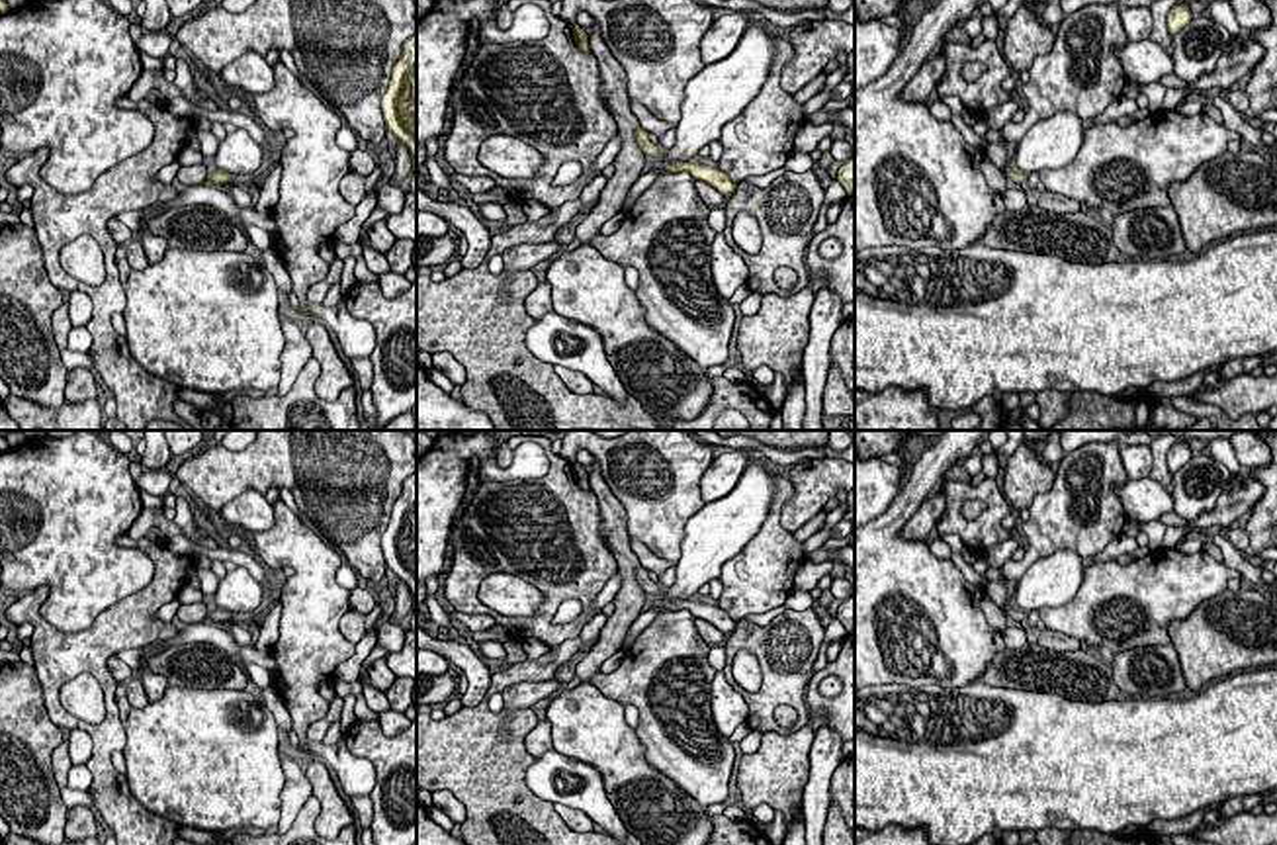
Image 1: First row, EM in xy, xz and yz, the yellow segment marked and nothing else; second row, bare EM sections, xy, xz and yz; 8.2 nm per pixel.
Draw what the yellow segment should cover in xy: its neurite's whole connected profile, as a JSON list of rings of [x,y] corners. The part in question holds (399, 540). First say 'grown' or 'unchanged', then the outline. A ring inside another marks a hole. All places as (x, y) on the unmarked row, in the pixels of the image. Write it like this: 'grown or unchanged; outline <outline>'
unchanged; outline [[[417,473],[409,475],[401,485],[381,546],[385,567],[411,591],[411,630],[417,634]]]

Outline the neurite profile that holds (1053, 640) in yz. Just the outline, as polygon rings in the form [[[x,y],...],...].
[[[1044,628],[1040,630],[1038,645],[1060,653],[1060,651],[1078,651],[1081,644],[1079,640],[1070,638],[1062,632]]]

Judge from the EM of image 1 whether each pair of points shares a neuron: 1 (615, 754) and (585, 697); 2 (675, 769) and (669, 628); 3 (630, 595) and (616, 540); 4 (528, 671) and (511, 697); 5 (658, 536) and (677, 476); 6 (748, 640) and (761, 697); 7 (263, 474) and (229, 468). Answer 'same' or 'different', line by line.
1: same
2: same
3: same
4: different
5: same
6: same
7: same

